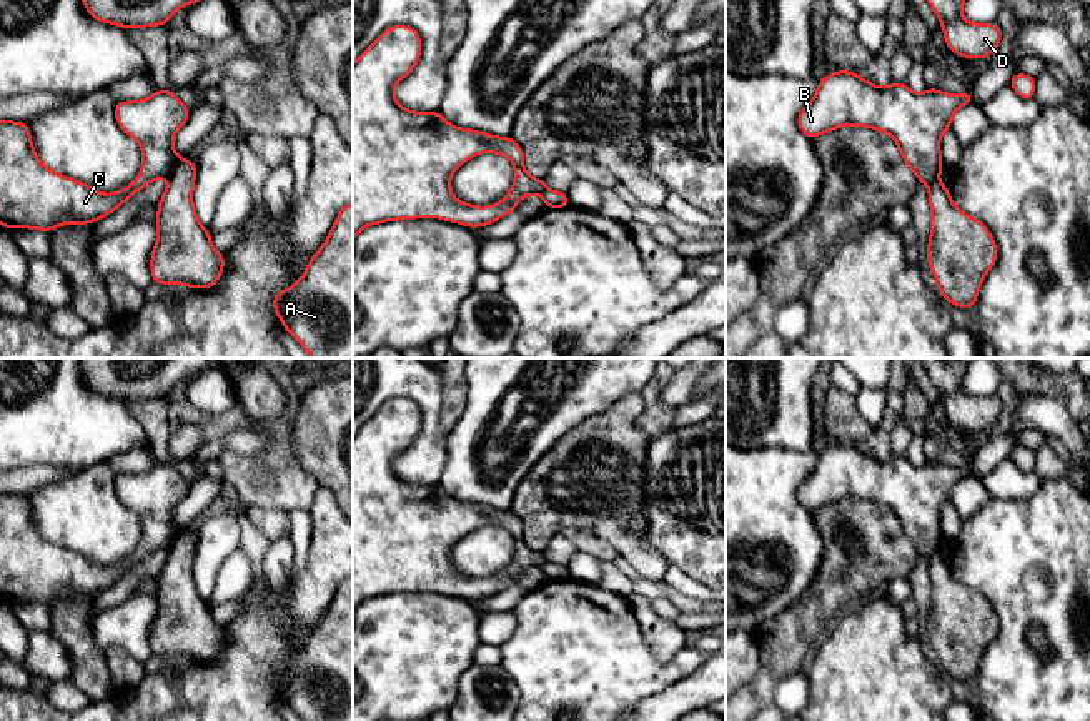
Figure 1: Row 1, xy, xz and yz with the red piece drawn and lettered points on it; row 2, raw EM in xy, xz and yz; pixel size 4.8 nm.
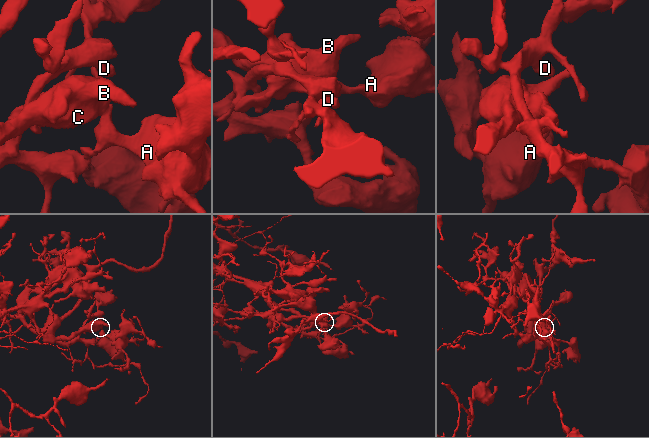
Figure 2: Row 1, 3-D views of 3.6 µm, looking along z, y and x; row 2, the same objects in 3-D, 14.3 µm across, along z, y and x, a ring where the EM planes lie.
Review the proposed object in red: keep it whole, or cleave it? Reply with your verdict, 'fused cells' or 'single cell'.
fused cells

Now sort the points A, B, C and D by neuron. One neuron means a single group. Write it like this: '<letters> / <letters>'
A D / B C

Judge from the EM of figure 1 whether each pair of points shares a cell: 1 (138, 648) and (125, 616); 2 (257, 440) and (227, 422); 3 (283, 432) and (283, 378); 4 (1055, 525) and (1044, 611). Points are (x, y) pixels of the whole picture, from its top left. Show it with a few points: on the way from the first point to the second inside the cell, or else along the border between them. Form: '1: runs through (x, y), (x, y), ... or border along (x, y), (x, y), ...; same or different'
1: runs through (135, 640), (128, 625); same
2: border along (250, 423), (205, 440); different
3: runs through (285, 418), (290, 410), (290, 392); same
4: runs through (1055, 546), (1057, 590); same

